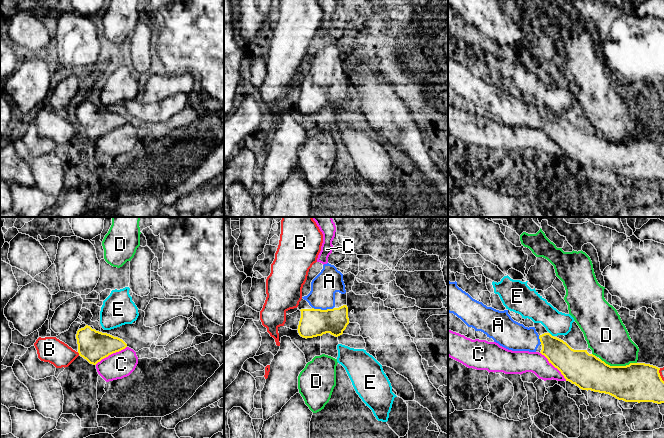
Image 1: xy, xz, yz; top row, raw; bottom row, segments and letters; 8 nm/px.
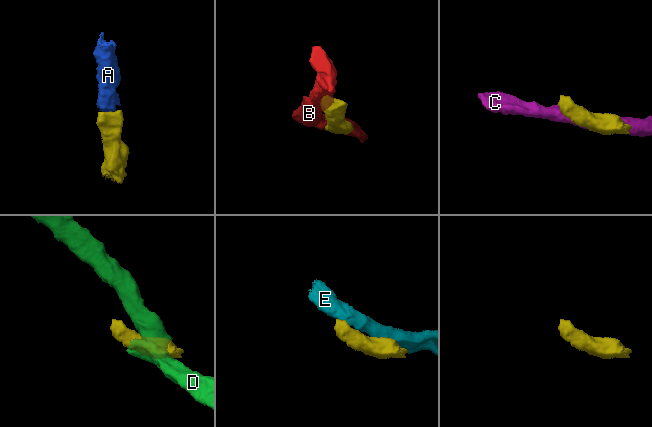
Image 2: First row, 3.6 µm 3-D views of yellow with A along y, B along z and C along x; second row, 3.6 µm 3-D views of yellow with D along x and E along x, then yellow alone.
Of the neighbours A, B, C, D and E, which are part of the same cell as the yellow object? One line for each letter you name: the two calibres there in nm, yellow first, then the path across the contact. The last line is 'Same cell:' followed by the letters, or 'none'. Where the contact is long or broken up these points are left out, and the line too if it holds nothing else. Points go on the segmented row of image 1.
A: 220/200 nm
Same cell: A

